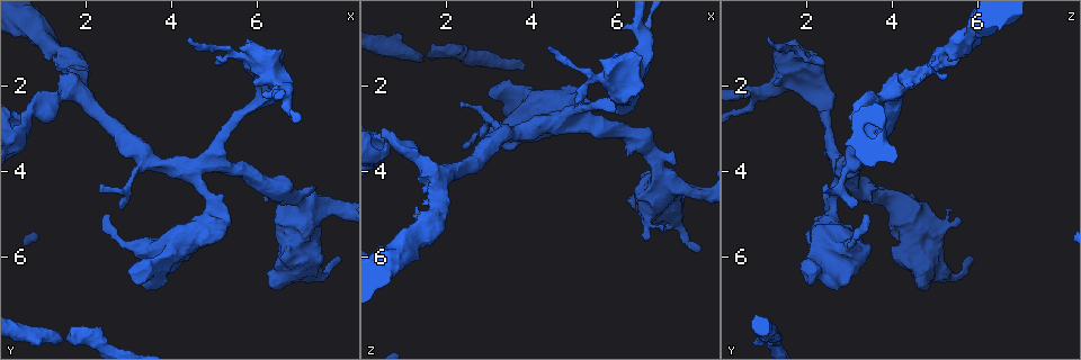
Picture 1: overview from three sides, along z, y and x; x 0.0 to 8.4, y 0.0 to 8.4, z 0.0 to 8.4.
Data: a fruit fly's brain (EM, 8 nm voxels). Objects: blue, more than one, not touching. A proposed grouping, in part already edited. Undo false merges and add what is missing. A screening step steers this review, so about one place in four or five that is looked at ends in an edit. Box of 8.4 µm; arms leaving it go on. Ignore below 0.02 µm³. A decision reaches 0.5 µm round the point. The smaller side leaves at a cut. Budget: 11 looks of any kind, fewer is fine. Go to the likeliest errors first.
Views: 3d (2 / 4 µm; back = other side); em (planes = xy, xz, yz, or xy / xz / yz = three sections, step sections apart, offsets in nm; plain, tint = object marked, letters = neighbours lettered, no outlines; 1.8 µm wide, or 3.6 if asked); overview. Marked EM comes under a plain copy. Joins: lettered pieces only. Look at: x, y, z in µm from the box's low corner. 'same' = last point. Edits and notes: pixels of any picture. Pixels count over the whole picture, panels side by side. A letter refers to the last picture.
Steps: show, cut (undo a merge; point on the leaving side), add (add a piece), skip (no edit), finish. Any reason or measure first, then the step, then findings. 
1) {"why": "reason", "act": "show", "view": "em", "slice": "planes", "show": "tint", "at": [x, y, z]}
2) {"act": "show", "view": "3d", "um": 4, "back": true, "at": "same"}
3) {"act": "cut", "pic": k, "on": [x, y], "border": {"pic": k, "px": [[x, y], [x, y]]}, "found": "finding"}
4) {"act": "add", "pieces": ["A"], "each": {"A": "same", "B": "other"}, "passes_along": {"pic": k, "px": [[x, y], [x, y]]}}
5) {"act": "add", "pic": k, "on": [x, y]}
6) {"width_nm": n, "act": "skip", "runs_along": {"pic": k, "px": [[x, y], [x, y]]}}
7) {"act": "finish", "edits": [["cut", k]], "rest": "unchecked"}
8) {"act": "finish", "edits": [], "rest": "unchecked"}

{"why": "three-way junction", "act": "show", "view": "3d", "um": 4, "at": [6.70, 2.20, 0.95]}

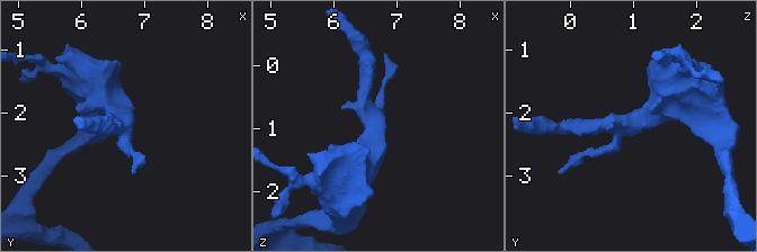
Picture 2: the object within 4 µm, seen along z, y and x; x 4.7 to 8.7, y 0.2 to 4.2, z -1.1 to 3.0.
{"why": "now the EM", "act": "show", "view": "em", "slice": "planes", "show": "letters", "at": [6.65, 2.20, 0.90]}

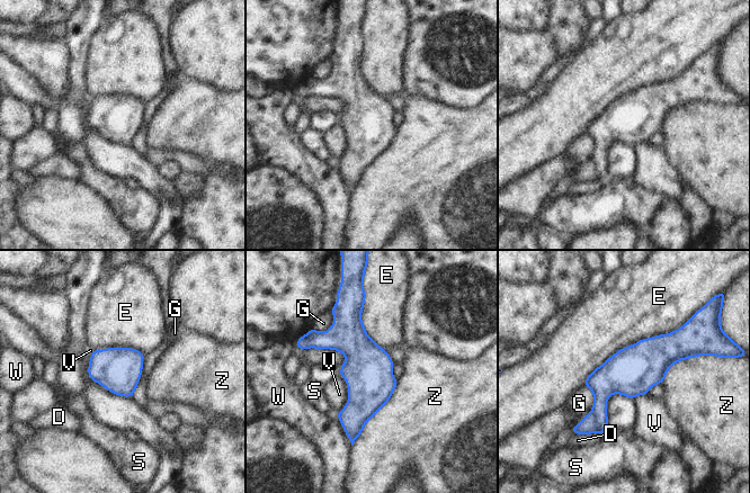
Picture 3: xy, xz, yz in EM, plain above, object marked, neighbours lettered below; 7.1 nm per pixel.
{"act": "skip", "each": {"D": "other", "E": "other", "G": "other", "S": "other", "V": "other", "W": "other", "Z": "other"}, "border": {"pic": 3, "px": [[340, 375], [348, 400], [337, 413]]}, "found": "all the same neuron"}

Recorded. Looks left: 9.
{"why": "an open end", "act": "show", "view": "3d", "um": 2, "back": true, "at": [5.30, 4.80, 2.50]}

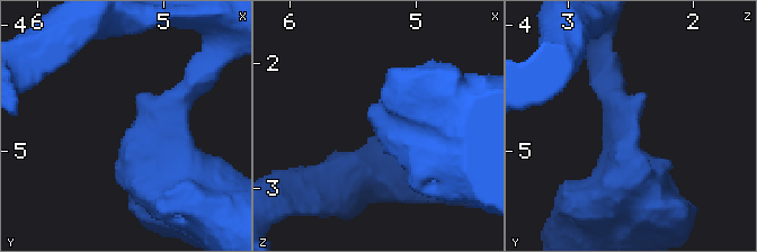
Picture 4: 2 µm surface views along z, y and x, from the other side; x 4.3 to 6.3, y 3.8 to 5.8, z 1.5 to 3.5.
{"arm_widths_nm": [190, 500], "act": "show", "view": "em", "slice": "xy", "step": 16, "show": "letters", "at": [5.26, 4.82, 2.52]}

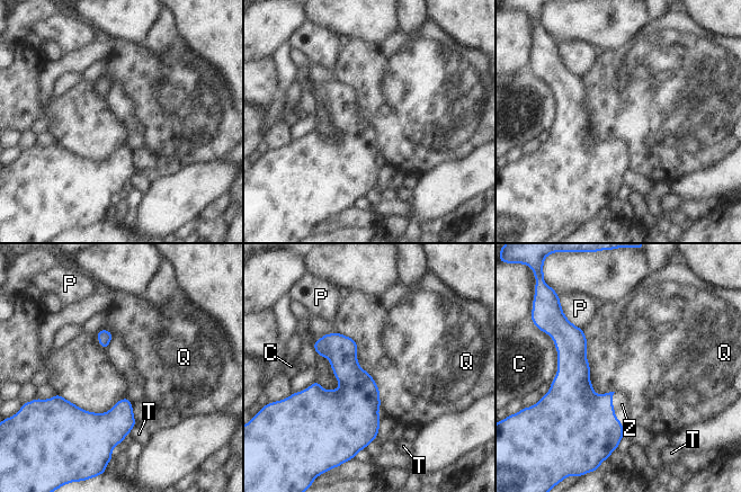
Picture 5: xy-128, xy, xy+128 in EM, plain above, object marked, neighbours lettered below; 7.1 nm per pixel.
{"act": "show", "view": "em", "slice": "planes", "show": "letters", "at": "same"}

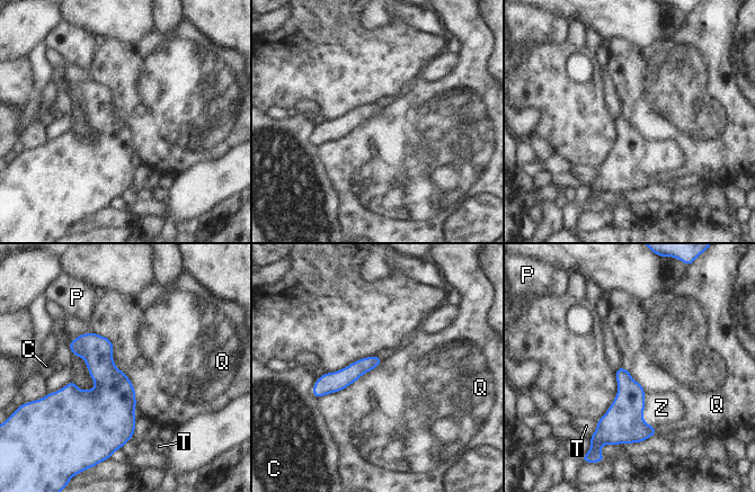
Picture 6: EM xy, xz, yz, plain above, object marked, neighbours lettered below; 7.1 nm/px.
{"act": "add", "pieces": ["Z"], "each": {"C": "other", "P": "other", "Q": "other", "T": "other", "Z": "same"}, "found": "it goes on there"}

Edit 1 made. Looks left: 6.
{"act": "show", "view": "overview"}

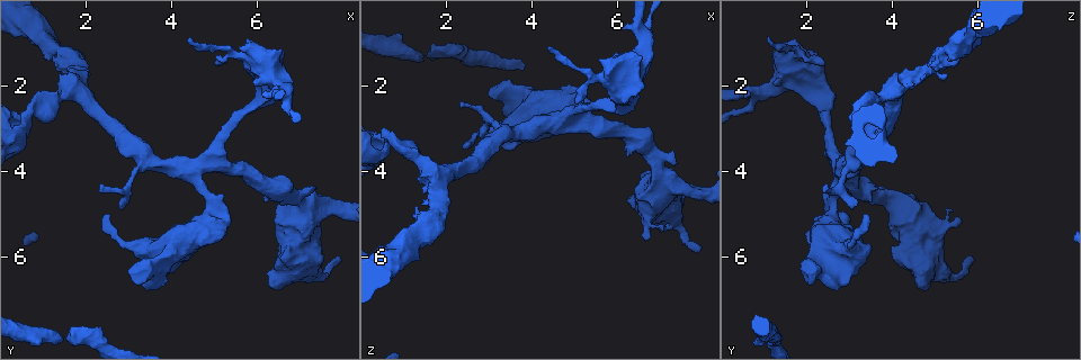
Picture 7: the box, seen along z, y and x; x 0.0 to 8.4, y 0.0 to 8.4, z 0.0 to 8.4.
{"why": "abrupt turn", "act": "show", "view": "em", "slice": "planes", "show": "letters", "at": [7.45, 4.85, 4.30]}

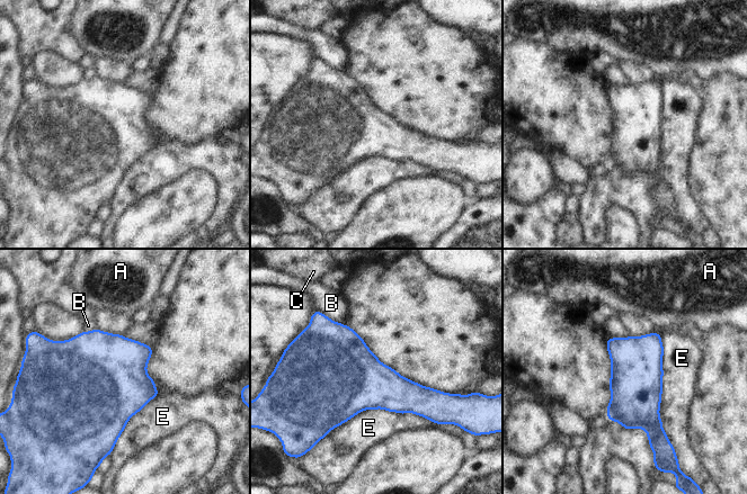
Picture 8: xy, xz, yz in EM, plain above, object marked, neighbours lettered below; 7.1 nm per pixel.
{"act": "skip", "each": {"A": "other", "B": "other", "C": "other", "E": "other"}, "border": {"pic": 8, "px": [[437, 423], [365, 409], [327, 436]]}, "found": "continuous, no second neuron"}

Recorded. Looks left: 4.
{"act": "show", "view": "em", "slice": "planes", "show": "tint", "at": [1.55, 7.90, 1.30]}

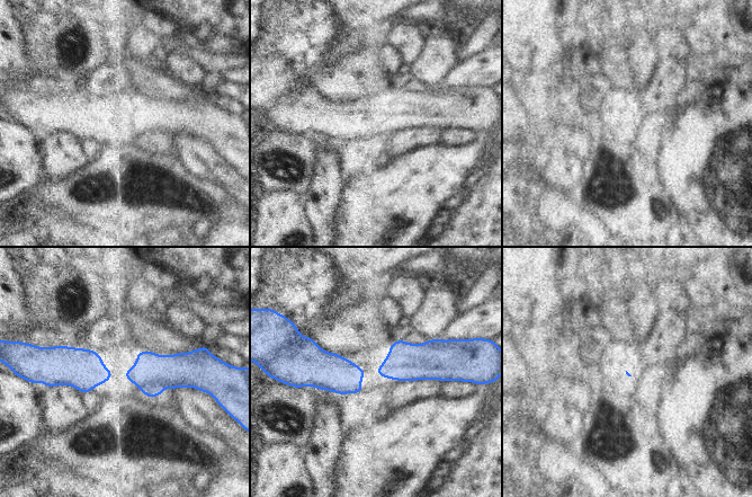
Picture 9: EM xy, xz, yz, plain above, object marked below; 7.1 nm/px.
{"act": "show", "view": "em", "slice": "planes", "show": "letters", "at": "same"}

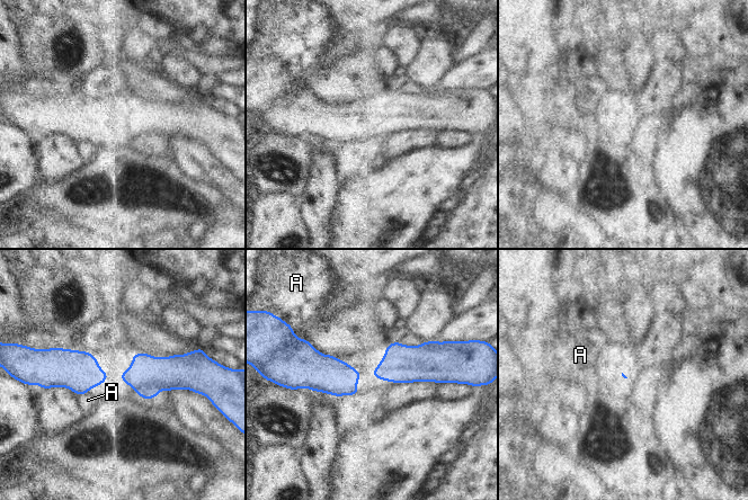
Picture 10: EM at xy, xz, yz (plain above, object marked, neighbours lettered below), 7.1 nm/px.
{"act": "skip", "each": {"A": "other"}, "border": {"pic": 10, "px": [[305, 338], [361, 373]]}, "found": "all the same neuron"}

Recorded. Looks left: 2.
{"act": "finish", "edits": [["add", 6]], "rest": "unchecked"}

